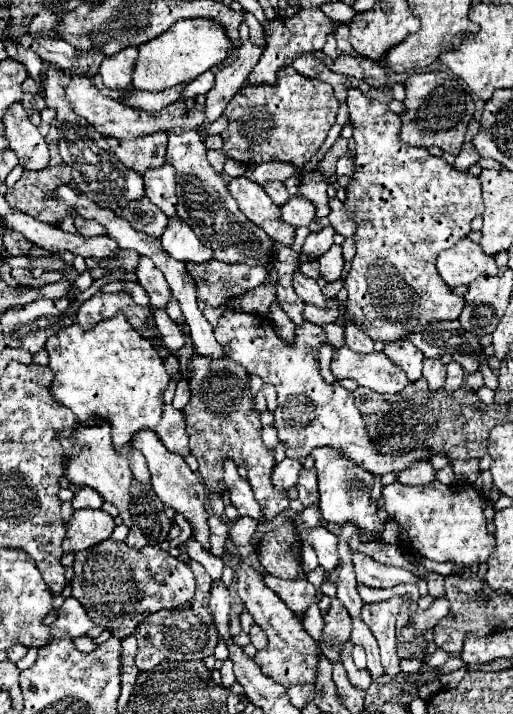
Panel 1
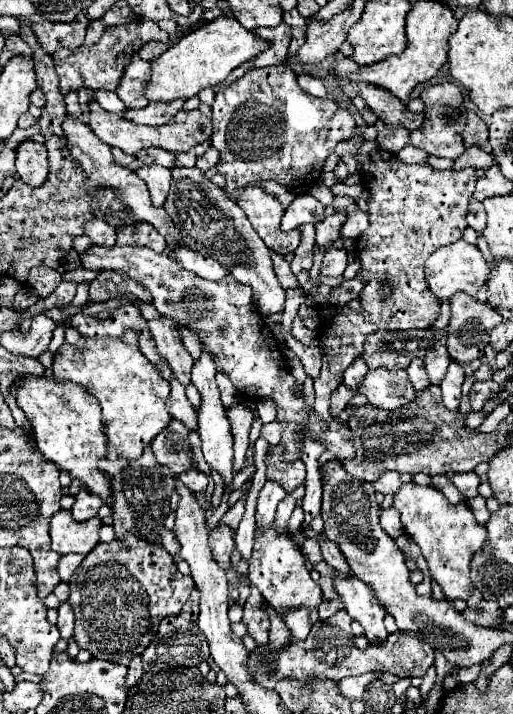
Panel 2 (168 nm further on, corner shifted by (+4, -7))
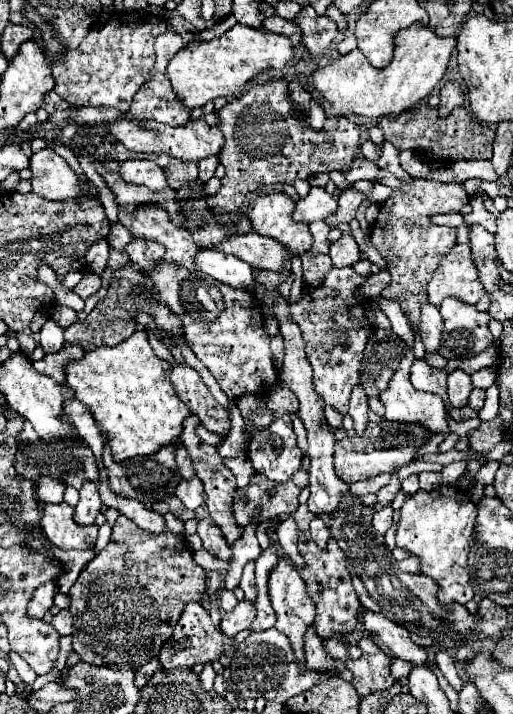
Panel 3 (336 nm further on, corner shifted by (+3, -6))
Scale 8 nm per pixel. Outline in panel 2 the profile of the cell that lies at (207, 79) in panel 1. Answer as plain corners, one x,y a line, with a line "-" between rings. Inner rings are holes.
176,99
172,103
150,103
144,109
138,111
124,111
124,117
128,117
134,123
144,123
144,125
164,125
168,123
180,109
184,101

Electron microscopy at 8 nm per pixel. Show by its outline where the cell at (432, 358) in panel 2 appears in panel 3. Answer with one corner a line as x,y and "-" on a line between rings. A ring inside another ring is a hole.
425,304
421,308
421,326
419,326
421,340
425,344
427,352
437,352
441,344
441,334
443,334
443,318
439,314
439,308
433,304

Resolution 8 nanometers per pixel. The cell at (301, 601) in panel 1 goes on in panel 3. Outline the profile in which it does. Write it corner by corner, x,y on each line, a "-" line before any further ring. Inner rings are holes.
309,626
305,630
305,662
311,670
341,670
341,678
352,681
353,675
345,666
335,666
335,662
323,652
321,638
315,628

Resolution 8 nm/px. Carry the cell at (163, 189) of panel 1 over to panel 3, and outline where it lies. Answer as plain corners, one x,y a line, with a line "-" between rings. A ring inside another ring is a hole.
125,160
121,164
121,172
125,182
147,186
153,192
159,192
167,186
165,170
149,160

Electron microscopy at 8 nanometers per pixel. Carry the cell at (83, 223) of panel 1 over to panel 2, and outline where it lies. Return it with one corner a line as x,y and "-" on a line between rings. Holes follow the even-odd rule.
92,219
86,223
86,235
102,247
114,247
116,245
116,229
102,219

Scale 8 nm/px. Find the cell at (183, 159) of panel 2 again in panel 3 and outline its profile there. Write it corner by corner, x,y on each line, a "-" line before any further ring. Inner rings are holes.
171,158
169,166
165,168
167,182
171,188
177,190
177,186
183,186
183,182
191,182
197,176
197,162
181,162

